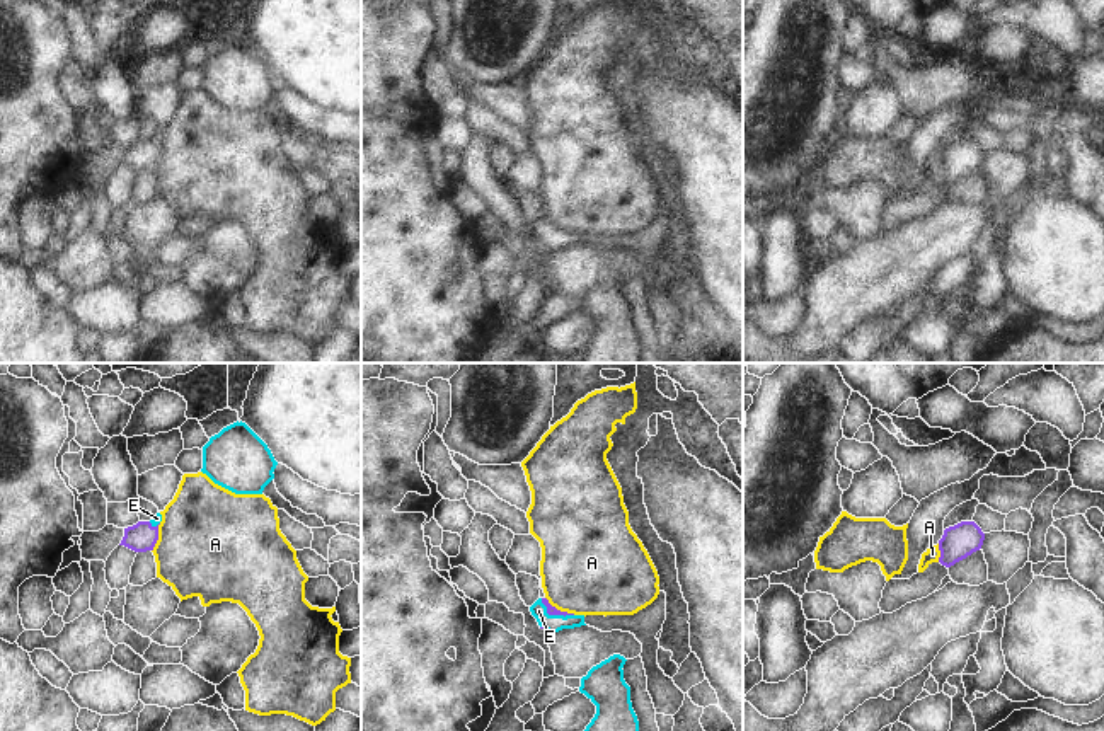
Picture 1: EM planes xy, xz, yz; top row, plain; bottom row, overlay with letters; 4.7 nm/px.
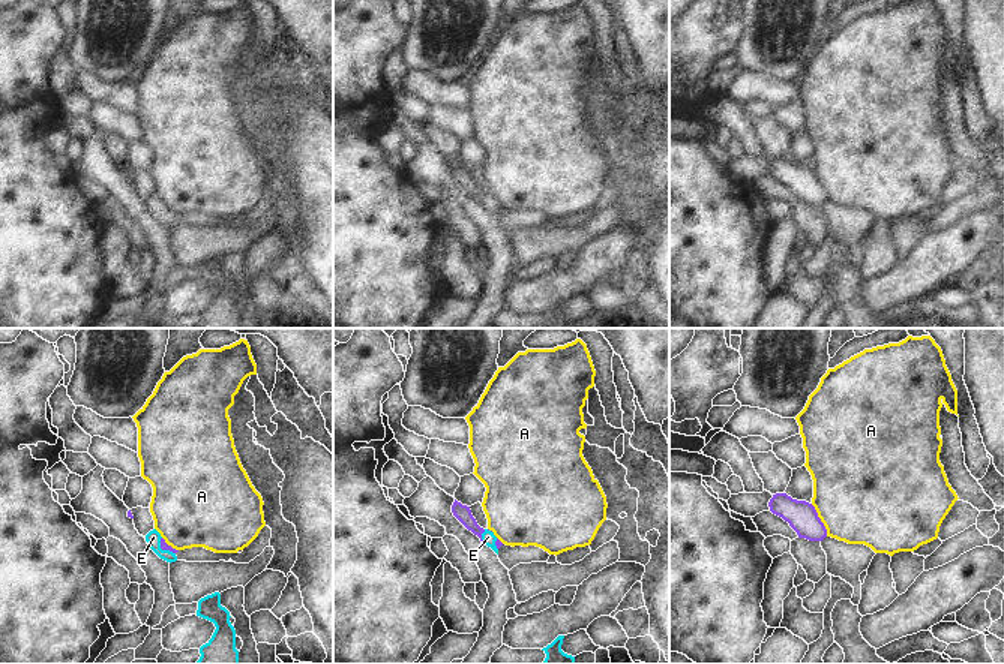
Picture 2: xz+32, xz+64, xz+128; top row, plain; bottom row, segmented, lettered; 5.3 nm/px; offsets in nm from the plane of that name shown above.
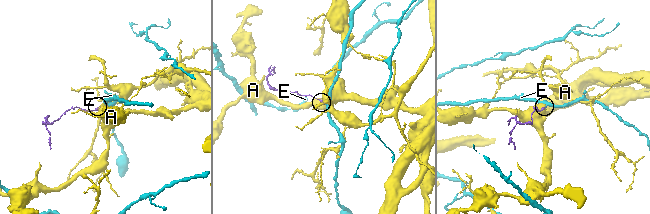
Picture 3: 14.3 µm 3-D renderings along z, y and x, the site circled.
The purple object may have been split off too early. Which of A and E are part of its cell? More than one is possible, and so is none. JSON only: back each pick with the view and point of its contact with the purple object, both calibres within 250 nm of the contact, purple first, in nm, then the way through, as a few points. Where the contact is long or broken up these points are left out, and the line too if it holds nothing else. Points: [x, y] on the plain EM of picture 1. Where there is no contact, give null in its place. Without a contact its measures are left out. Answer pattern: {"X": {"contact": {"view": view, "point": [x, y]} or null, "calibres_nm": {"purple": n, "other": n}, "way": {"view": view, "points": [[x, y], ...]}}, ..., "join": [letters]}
{"E": {"contact": {"view": "xz", "point": [554, 232]}, "calibres_nm": {"purple": 50, "other": 80}, "way": {"view": "xz", "points": [[551, 229], [554, 232], [539, 229]]}}, "join": ["E"]}

